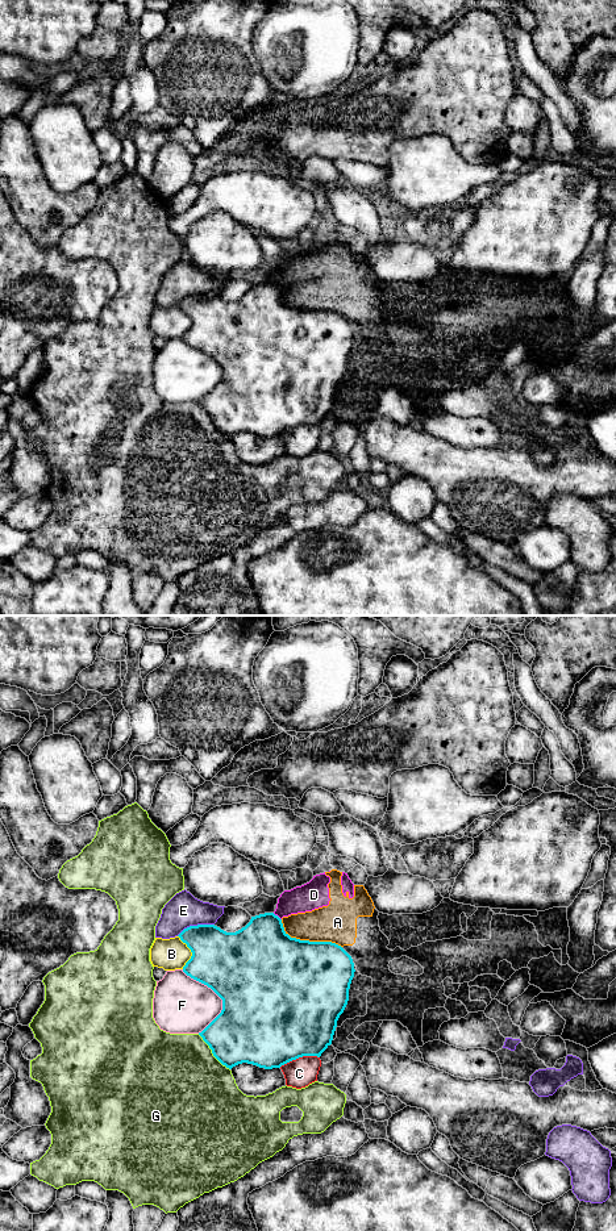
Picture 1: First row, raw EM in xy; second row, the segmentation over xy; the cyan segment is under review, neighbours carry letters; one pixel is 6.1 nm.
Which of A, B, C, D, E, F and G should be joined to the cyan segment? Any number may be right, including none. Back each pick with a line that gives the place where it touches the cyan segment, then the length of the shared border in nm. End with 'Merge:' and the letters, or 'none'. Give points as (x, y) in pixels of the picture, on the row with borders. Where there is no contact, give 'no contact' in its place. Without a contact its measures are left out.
Merge: none

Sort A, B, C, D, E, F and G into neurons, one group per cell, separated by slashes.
A D / B / C / E / F / G

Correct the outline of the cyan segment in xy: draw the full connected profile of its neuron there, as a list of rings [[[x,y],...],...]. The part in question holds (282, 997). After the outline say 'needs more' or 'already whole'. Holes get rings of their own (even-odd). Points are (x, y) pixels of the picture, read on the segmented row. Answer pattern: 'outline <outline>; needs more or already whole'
outline [[[265,913],[251,917],[250,922],[236,932],[226,932],[215,925],[197,925],[184,929],[179,935],[180,940],[191,950],[192,956],[183,967],[183,972],[191,978],[211,988],[221,1000],[221,1013],[199,1035],[212,1050],[213,1056],[226,1068],[247,1063],[265,1069],[280,1068],[282,1065],[303,1056],[317,1056],[332,1044],[337,1021],[344,1013],[349,1001],[349,989],[354,977],[354,963],[351,956],[338,944],[332,942],[309,942],[291,938],[283,927],[282,919],[274,913]]]; already whole

